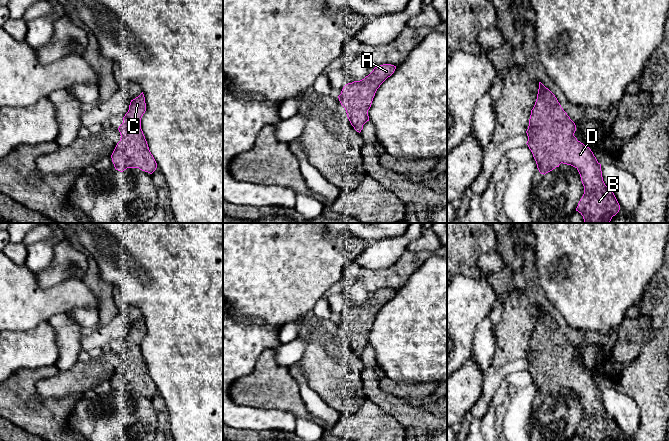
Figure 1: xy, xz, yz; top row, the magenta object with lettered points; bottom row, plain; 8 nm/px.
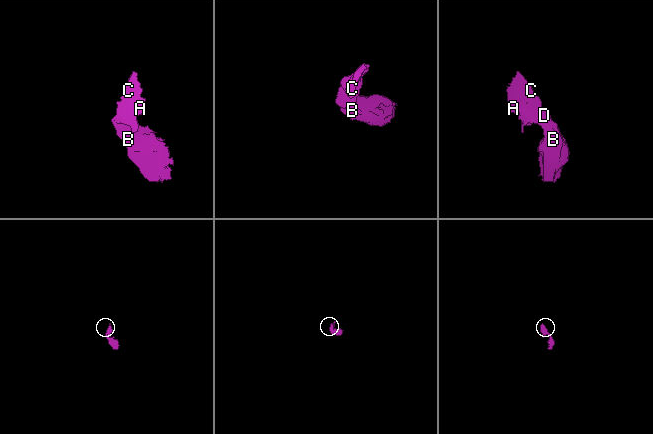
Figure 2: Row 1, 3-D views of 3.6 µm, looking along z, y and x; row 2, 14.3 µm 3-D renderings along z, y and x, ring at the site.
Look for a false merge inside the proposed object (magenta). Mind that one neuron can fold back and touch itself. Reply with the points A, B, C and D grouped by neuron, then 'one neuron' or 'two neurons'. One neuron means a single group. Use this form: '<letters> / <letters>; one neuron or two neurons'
A B C D; one neuron

